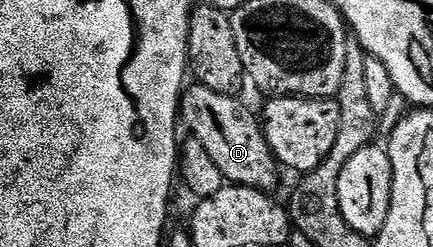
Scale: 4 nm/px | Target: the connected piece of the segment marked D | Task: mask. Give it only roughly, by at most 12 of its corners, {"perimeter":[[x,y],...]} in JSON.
{"perimeter":[[189,84],[179,120],[225,182],[271,194],[281,166],[261,118]]}

